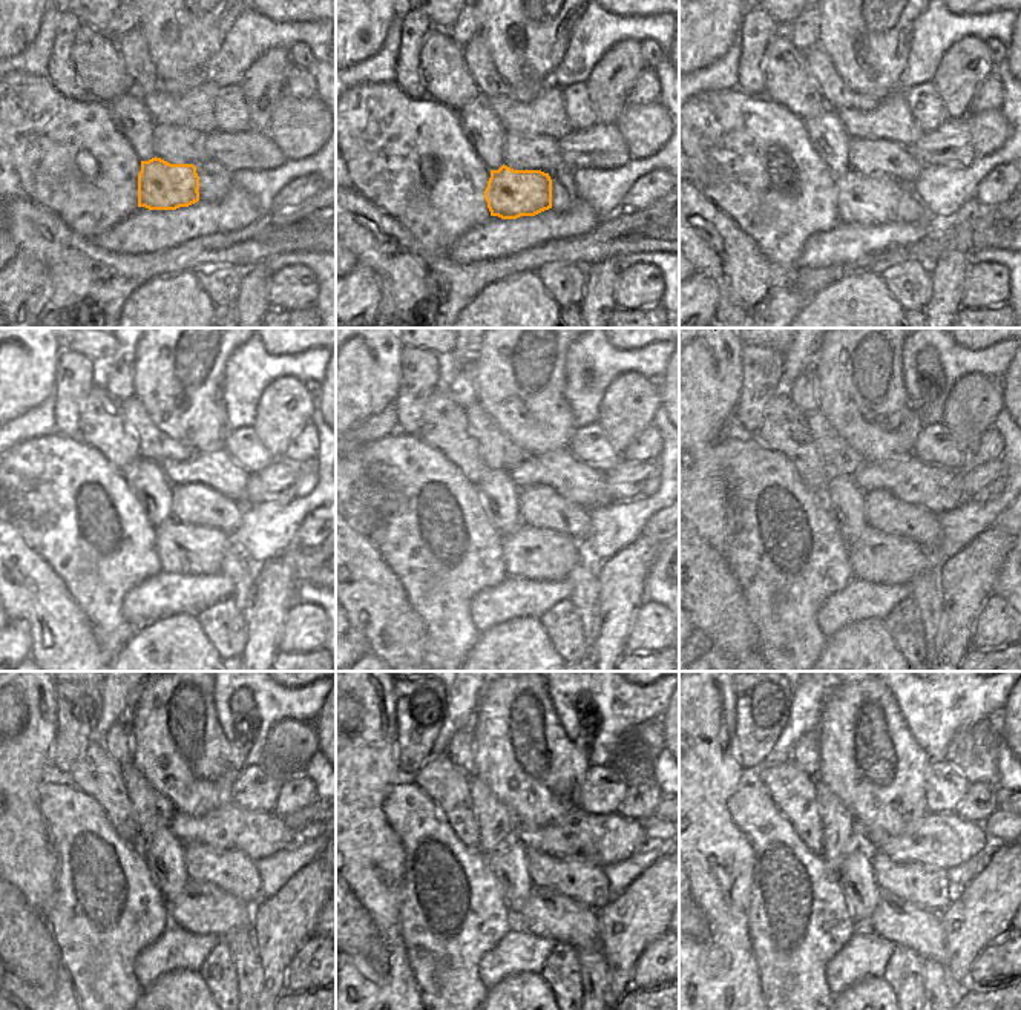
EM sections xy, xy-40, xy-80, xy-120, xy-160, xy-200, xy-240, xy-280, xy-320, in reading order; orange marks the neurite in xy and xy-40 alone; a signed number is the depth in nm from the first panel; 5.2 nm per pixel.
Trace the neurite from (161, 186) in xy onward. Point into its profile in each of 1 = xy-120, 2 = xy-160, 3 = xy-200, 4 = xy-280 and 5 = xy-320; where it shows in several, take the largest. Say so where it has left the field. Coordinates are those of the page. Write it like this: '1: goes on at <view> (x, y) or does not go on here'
1: goes on at xy-120 (183, 549)
2: goes on at xy-160 (534, 554)
3: goes on at xy-200 (879, 558)
4: goes on at xy-280 (546, 914)
5: goes on at xy-320 (902, 923)

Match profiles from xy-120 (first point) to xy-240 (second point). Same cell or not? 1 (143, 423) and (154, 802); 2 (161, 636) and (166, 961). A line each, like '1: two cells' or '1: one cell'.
1: one cell
2: two cells

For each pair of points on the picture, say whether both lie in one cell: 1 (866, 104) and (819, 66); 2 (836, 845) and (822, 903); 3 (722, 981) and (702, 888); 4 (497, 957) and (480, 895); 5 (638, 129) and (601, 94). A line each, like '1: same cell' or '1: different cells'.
1: same cell
2: different cells
3: same cell
4: different cells
5: different cells

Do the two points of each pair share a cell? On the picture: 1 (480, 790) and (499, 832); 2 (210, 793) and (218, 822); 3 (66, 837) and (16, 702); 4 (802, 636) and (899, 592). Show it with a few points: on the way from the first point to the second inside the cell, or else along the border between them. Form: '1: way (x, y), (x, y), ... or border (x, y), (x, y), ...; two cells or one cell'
1: way (483, 800), (495, 822); one cell
2: border (232, 802), (200, 816), (180, 814); two cells
3: border (42, 782), (37, 791), (37, 811), (42, 820); two cells
4: border (833, 593), (816, 613), (816, 624), (825, 638); two cells

